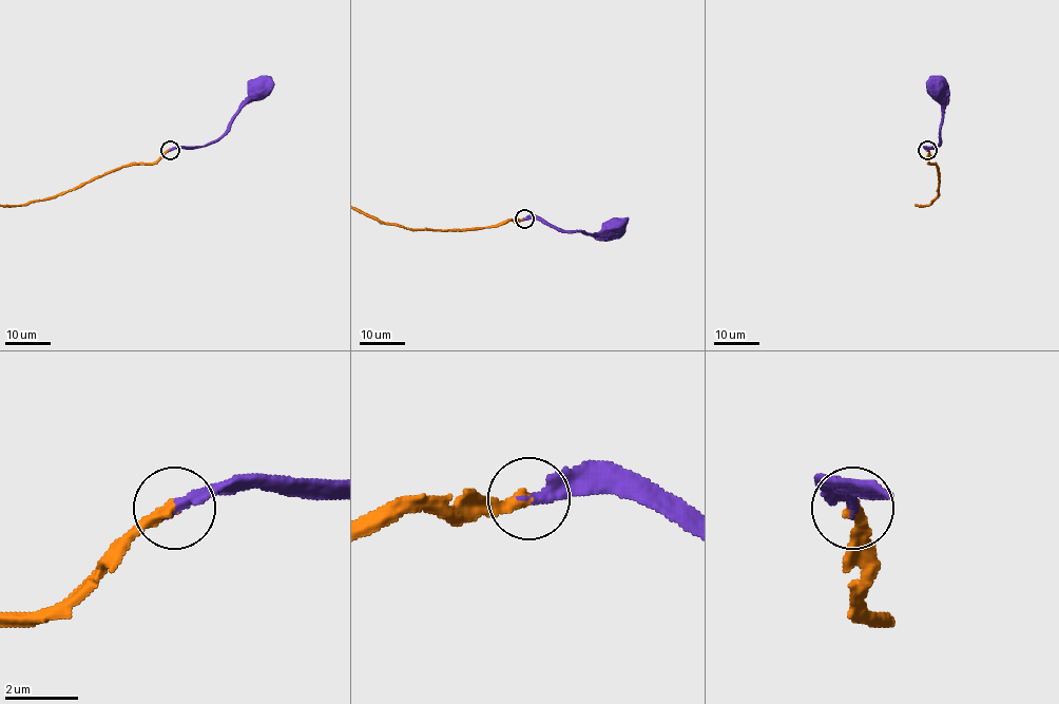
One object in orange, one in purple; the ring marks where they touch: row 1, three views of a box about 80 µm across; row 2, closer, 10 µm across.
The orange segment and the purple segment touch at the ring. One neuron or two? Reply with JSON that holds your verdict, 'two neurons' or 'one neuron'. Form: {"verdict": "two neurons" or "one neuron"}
{"verdict": "one neuron"}

